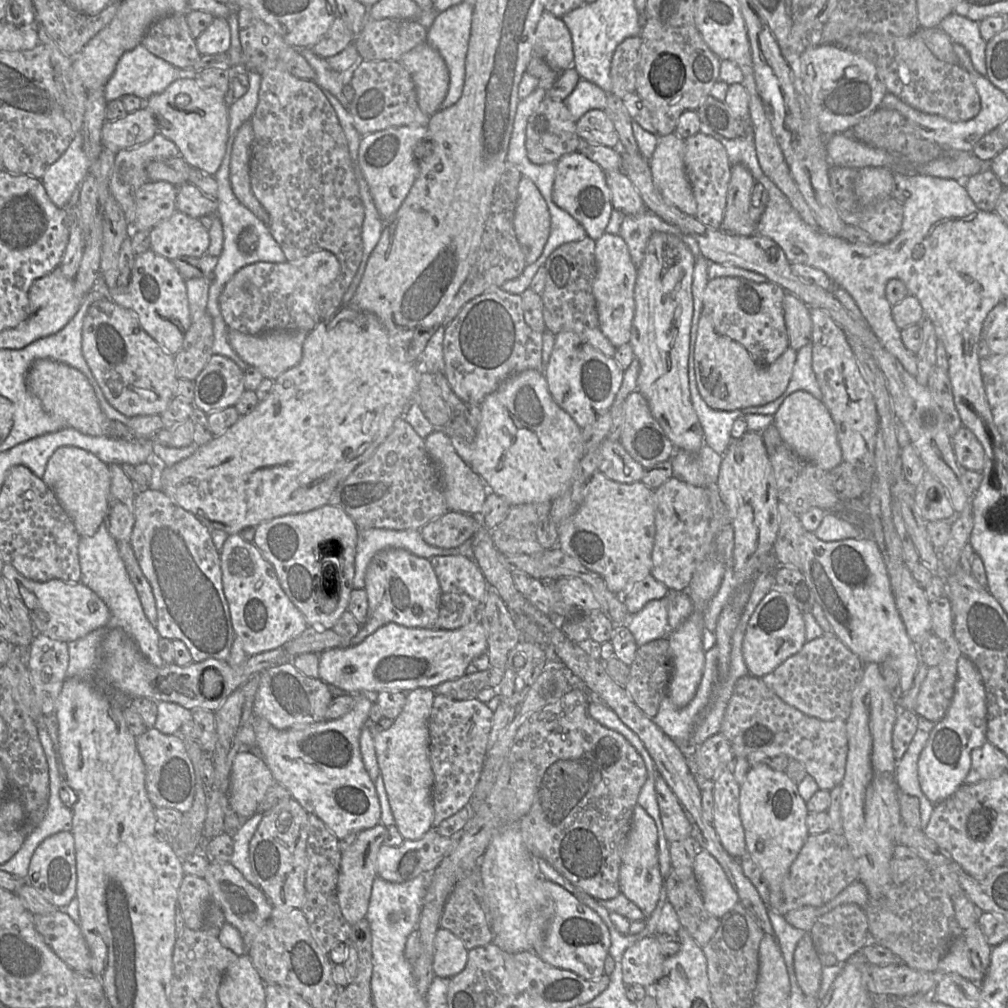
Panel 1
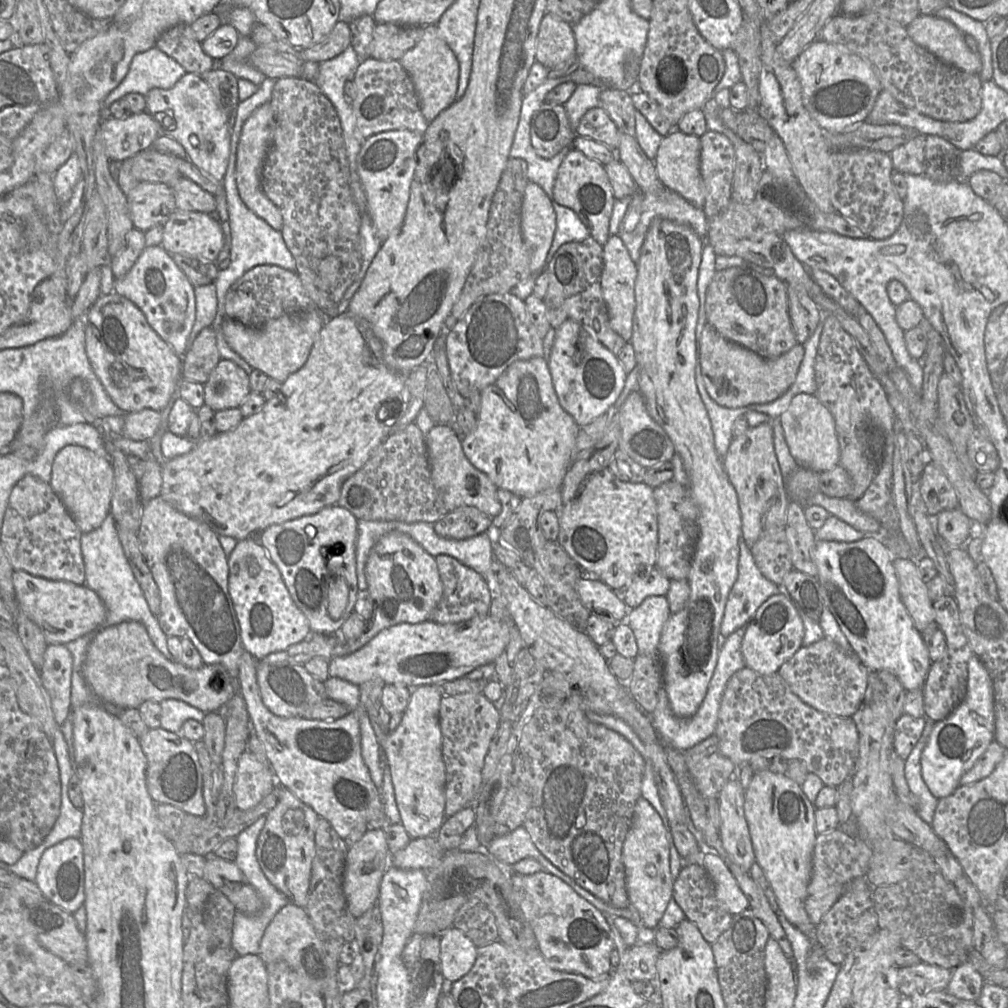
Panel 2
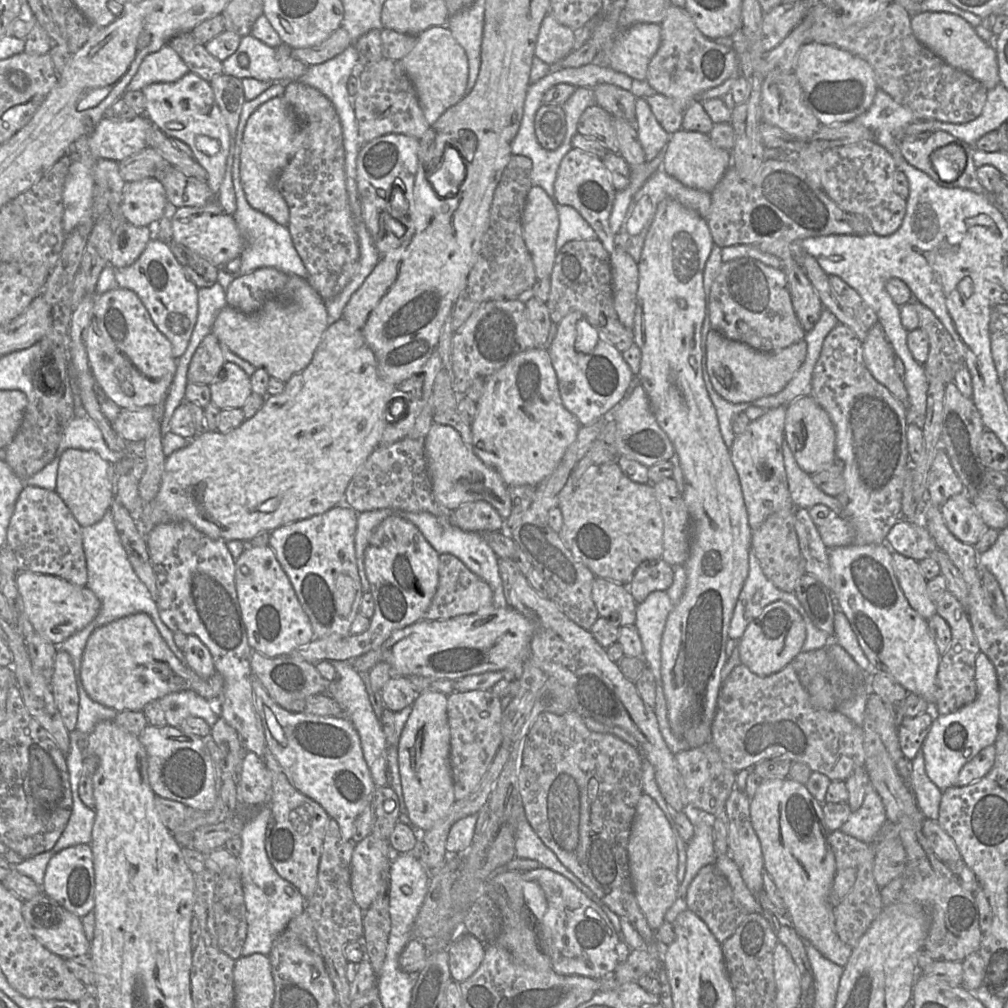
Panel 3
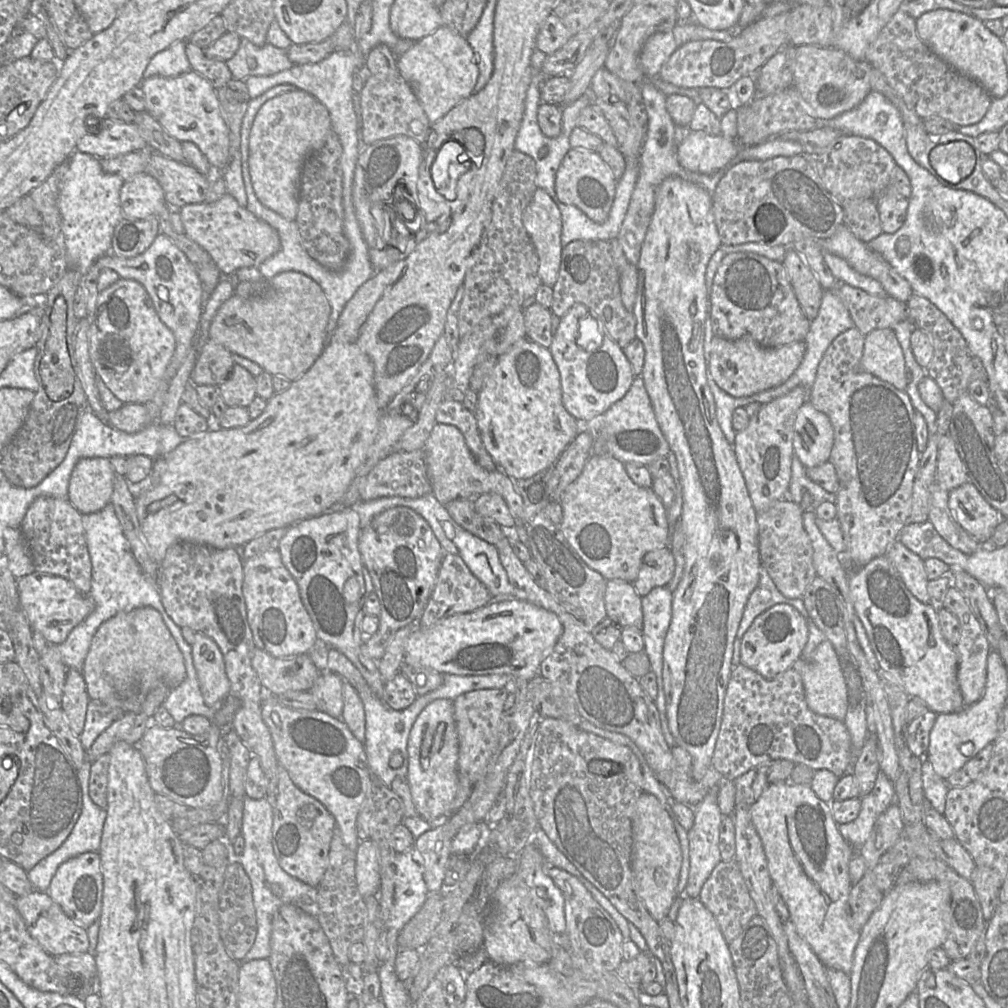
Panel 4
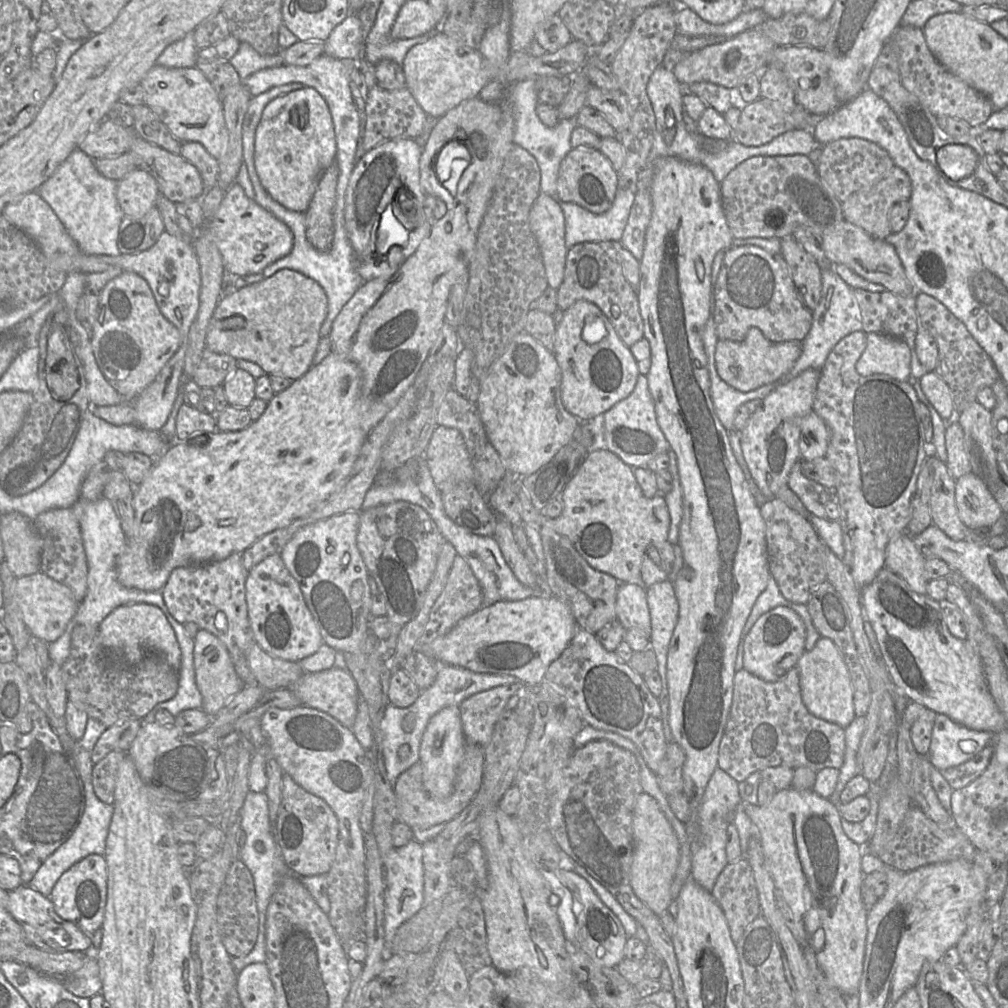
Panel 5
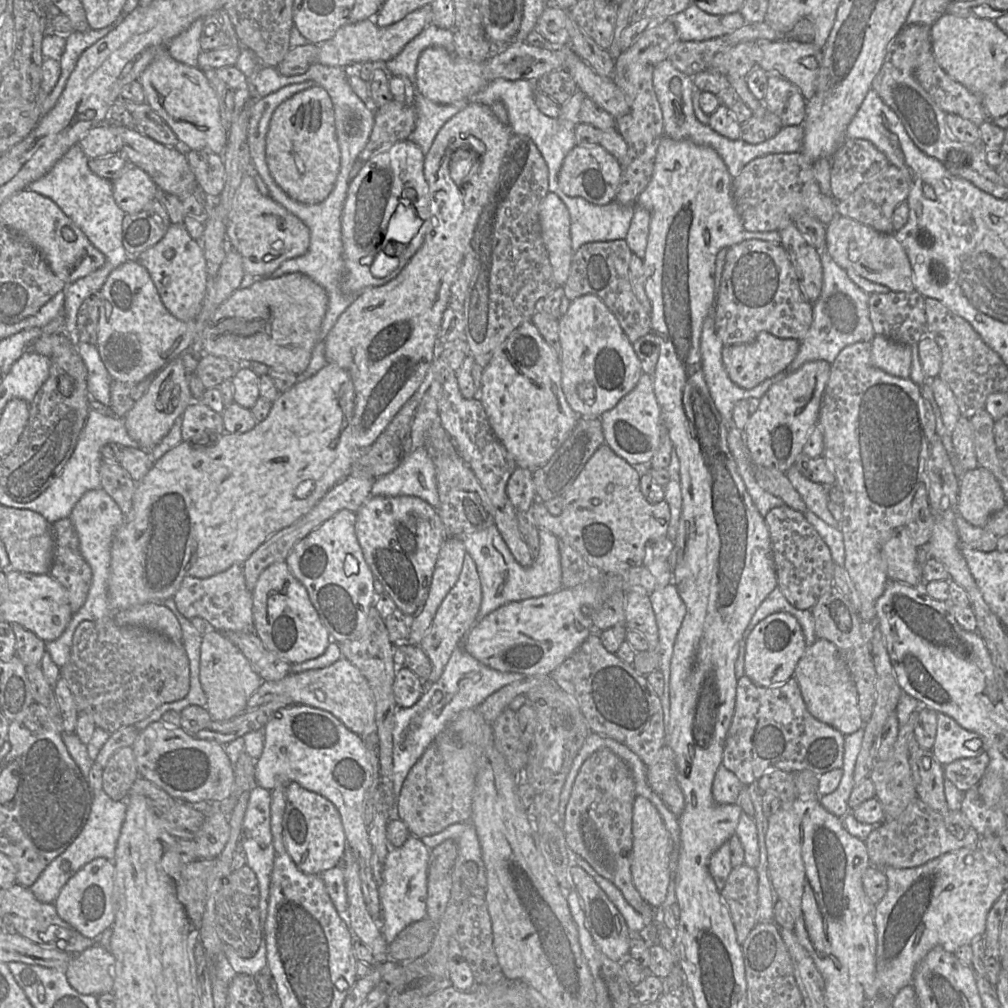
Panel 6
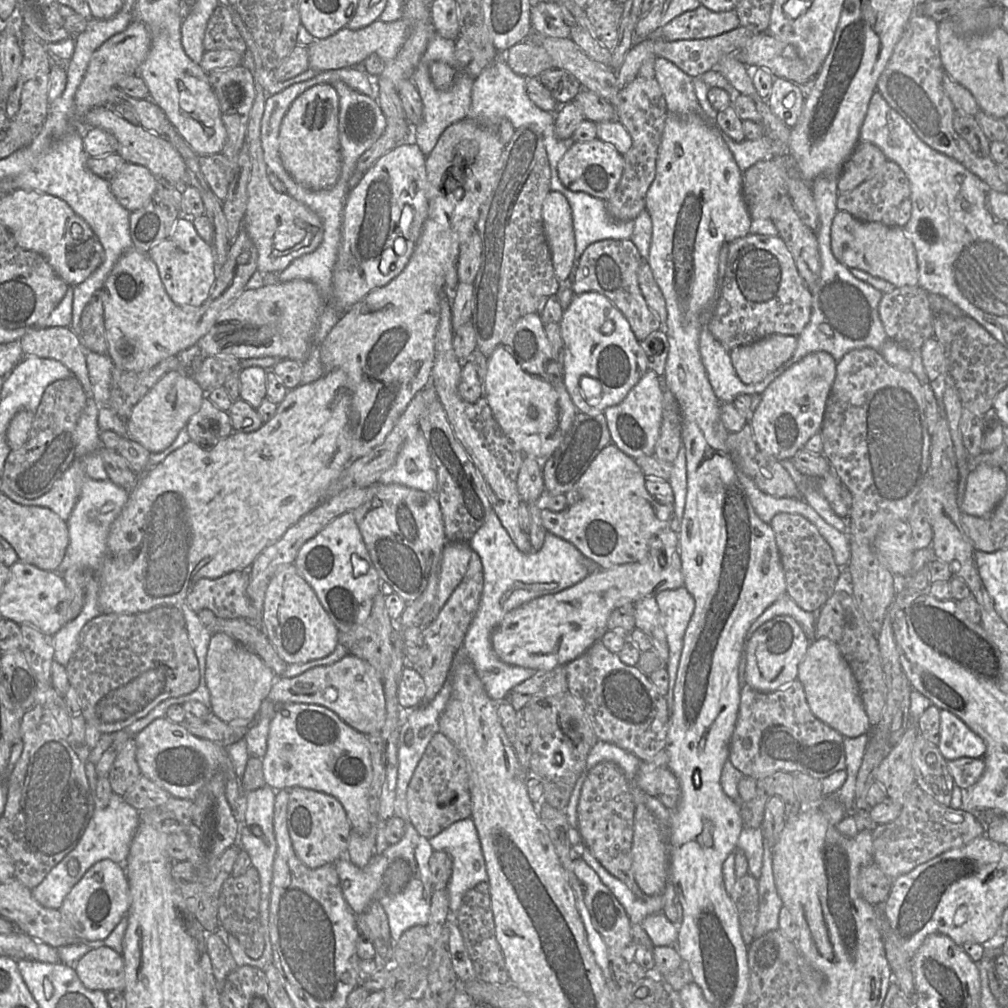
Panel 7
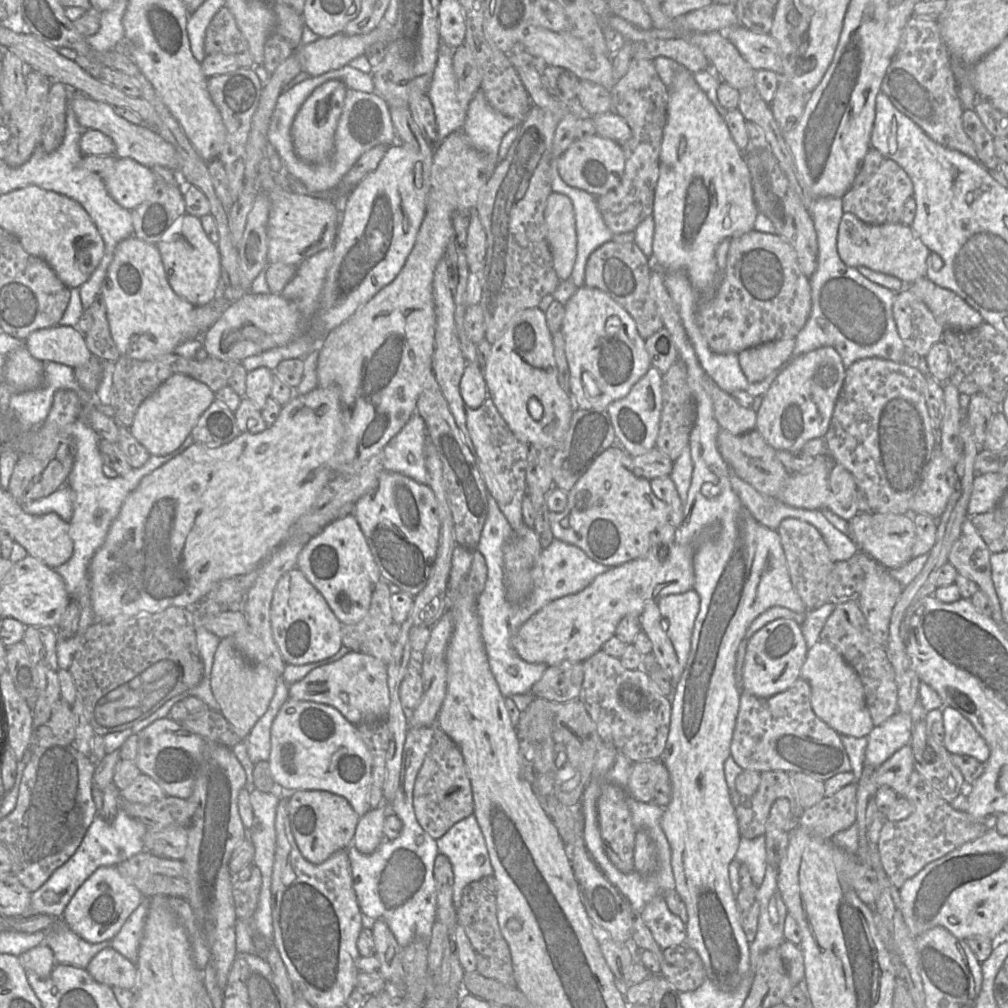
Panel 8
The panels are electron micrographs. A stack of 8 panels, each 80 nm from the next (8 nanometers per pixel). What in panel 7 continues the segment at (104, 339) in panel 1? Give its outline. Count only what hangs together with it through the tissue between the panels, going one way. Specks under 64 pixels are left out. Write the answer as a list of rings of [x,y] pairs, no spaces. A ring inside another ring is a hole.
[[[241,228],[238,237],[231,242],[227,260],[207,300],[200,307],[183,307],[174,303],[168,295],[158,267],[148,253],[132,248],[123,254],[102,289],[107,355],[113,365],[141,372],[198,344],[223,310],[246,289],[247,282],[257,271],[257,260],[257,248],[247,231]]]

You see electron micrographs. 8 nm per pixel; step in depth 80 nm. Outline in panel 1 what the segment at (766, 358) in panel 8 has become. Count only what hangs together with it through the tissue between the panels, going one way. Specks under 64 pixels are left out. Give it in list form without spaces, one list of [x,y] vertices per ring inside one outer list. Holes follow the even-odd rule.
[[[702,310],[695,345],[693,365],[700,396],[714,410],[734,411],[763,406],[778,399],[786,390],[792,376],[797,351],[788,347],[771,365],[757,364],[739,343],[717,333],[710,317]]]

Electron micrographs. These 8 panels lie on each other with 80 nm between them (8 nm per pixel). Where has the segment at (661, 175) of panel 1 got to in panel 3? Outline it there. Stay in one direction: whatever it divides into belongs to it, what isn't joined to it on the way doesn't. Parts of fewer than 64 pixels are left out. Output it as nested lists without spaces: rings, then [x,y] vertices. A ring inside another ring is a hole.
[[[683,129],[670,136],[662,162],[662,169],[684,186],[707,192],[713,191],[730,166],[732,166],[731,151],[717,147],[708,134]]]

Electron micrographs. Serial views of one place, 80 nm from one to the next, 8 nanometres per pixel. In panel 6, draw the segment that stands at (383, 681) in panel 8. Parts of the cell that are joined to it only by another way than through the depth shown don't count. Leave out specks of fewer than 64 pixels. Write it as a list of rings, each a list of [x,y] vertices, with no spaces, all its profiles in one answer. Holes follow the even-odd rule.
[[[345,658],[325,668],[290,673],[277,681],[264,681],[249,698],[245,711],[255,710],[276,699],[289,699],[292,704],[328,711],[360,737],[367,737],[376,732],[375,700],[372,690],[359,669]]]

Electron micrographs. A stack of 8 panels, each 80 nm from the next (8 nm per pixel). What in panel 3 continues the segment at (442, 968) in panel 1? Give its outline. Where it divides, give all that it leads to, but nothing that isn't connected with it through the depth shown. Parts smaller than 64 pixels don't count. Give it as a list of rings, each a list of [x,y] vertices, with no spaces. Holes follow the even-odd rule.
[[[462,934],[447,948],[451,978],[463,982],[480,966],[484,958],[485,945],[470,934]]]

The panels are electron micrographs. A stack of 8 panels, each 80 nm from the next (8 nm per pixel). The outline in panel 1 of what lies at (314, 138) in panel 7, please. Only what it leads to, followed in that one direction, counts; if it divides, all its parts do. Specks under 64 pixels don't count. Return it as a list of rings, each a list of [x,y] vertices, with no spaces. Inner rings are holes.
[[[251,120],[246,121],[238,130],[231,155],[230,180],[237,199],[256,215],[263,223],[269,224],[266,209],[255,197],[250,180],[250,159],[254,132]]]

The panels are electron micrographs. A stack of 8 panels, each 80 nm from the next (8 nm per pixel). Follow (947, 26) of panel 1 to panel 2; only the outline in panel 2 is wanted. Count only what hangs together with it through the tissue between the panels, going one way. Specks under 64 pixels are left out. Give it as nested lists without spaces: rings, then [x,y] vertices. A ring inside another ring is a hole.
[[[949,5],[938,10],[935,15],[952,22],[964,34],[970,49],[977,52],[981,58],[982,68],[978,74],[981,81],[991,80],[993,74],[991,39],[986,33],[984,22],[975,20]]]

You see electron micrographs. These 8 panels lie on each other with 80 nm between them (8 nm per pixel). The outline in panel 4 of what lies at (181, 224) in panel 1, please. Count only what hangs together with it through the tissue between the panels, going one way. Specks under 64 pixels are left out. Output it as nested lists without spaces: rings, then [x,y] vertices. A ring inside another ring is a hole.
[[[230,194],[212,203],[189,204],[179,209],[185,234],[211,256],[225,275],[234,275],[244,267],[258,268],[280,249],[278,232],[267,222],[239,205]]]

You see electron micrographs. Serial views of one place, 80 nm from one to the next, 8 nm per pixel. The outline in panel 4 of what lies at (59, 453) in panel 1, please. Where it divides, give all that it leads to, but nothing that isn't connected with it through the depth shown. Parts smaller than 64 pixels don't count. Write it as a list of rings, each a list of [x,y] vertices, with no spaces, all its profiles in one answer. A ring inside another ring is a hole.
[[[83,458],[72,471],[67,499],[82,515],[98,512],[111,502],[116,476],[110,459]]]

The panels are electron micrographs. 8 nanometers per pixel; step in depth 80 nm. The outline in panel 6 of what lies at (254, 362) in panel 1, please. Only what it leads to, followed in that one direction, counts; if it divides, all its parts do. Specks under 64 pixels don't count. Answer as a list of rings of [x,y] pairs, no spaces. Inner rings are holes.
[[[305,274],[262,277],[248,288],[239,288],[218,308],[203,331],[202,353],[256,361],[299,376],[311,361],[327,307],[325,289]]]

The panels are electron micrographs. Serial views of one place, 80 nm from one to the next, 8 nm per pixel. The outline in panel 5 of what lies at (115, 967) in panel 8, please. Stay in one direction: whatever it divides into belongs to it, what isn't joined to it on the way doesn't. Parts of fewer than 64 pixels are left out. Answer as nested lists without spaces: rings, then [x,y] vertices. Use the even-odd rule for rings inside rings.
[[[92,946],[88,948],[87,961],[83,966],[63,976],[62,983],[65,988],[72,994],[81,998],[91,998],[101,993],[102,980],[100,976],[100,967],[97,961],[97,949]]]

